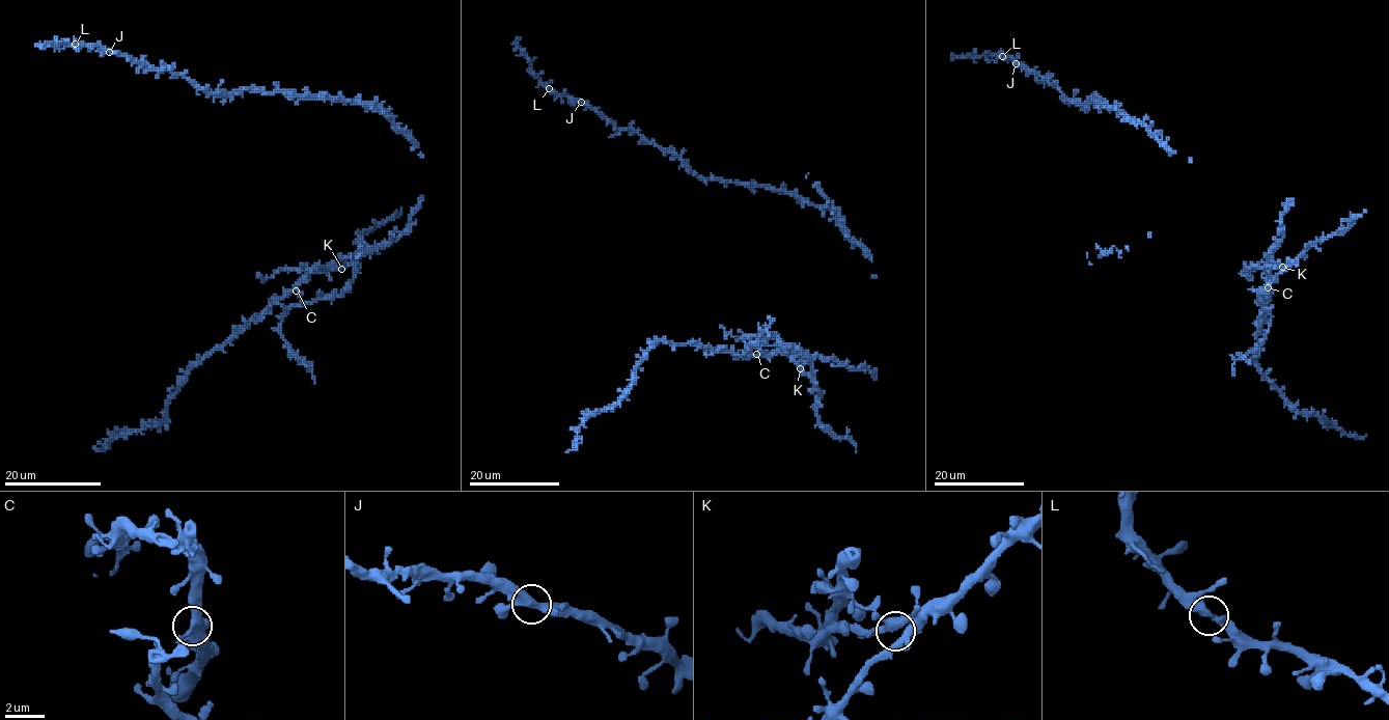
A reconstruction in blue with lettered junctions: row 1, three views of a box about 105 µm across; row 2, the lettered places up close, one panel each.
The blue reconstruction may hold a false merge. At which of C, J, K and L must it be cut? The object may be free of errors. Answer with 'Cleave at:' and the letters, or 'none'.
Cleave at: none

